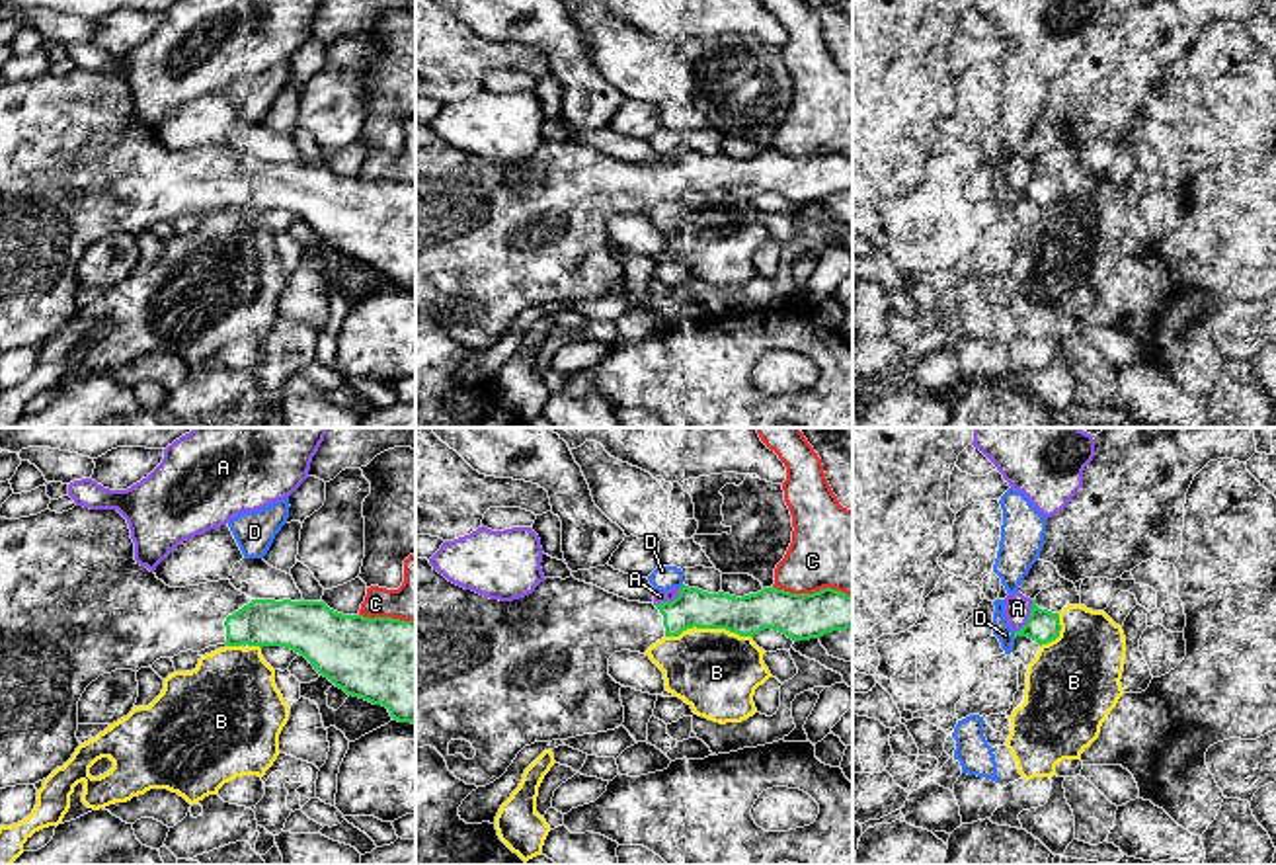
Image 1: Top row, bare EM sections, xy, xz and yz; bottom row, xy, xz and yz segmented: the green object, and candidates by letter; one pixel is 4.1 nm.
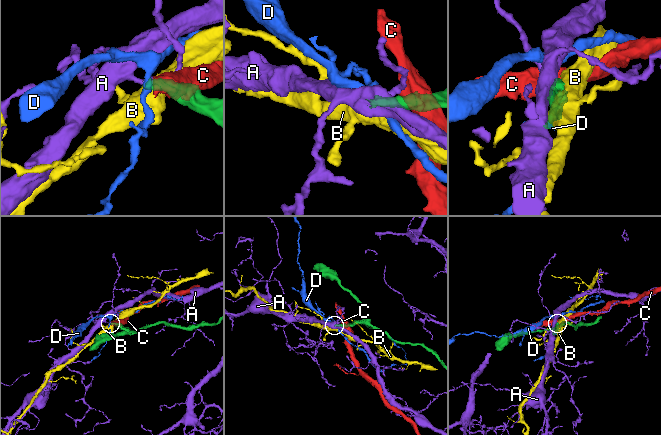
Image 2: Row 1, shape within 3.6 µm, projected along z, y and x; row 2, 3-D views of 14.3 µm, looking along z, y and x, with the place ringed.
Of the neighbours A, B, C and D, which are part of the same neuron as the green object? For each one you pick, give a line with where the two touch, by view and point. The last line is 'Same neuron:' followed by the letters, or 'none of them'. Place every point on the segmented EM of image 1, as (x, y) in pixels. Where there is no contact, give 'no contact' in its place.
Same neuron: none of them

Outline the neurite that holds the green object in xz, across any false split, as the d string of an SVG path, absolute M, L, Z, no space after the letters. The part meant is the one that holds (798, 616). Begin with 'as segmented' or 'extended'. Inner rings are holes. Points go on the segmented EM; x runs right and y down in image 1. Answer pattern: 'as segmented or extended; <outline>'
extended; M416 556L416 748L435 748L457 779L486 787L525 746L622 726L622 685L609 676L609 658L620 650L644 654L663 637L679 637L693 627L751 638L773 629L794 642L810 640L853 629L853 597L833 588L790 594L775 586L736 597L683 584L673 601L654 605L570 576L546 578L533 594L499 601L449 582L427 558ZM451 740L470 742L476 756L451 756Z

